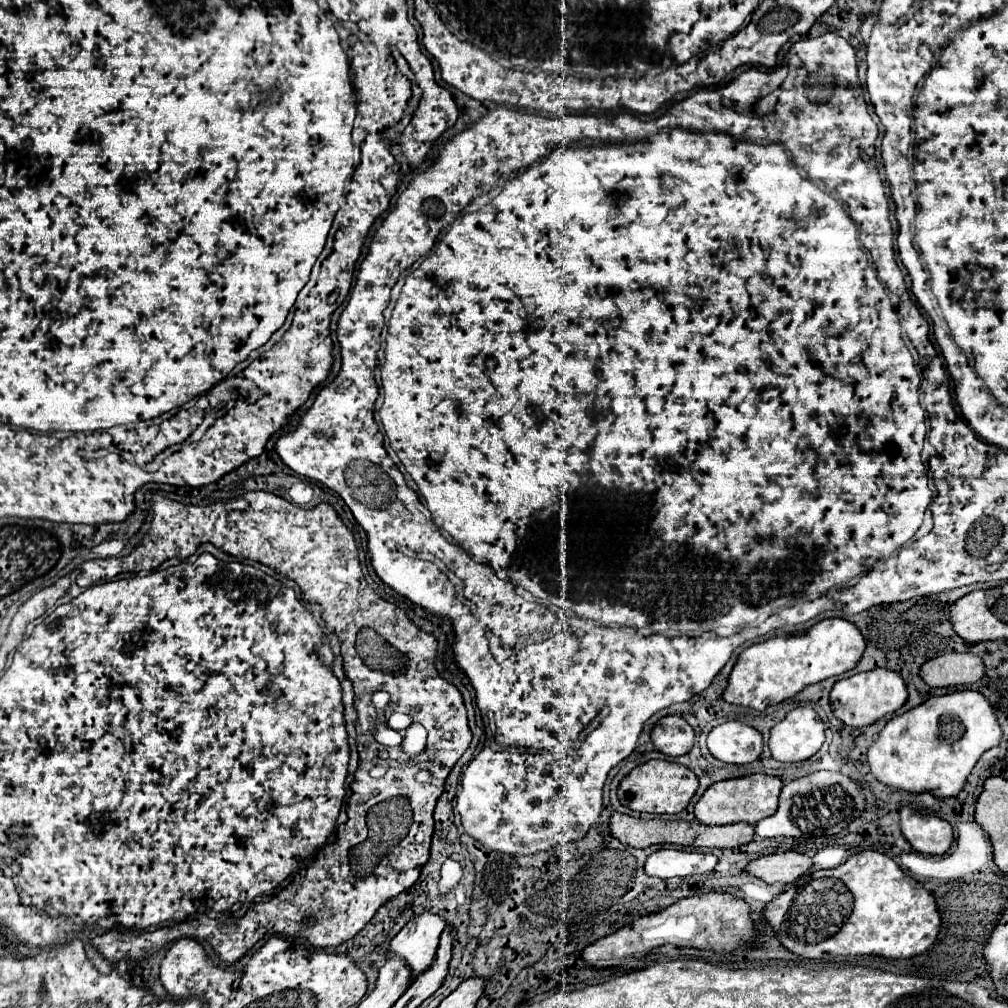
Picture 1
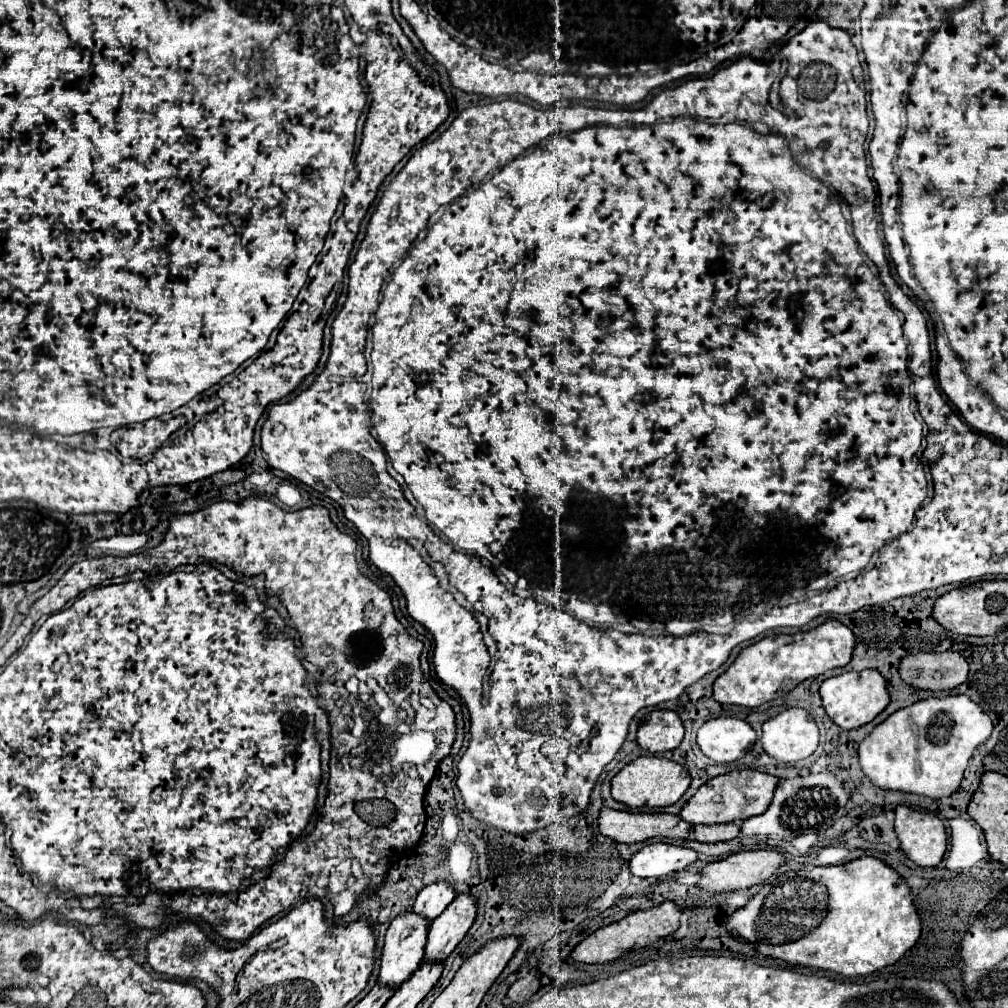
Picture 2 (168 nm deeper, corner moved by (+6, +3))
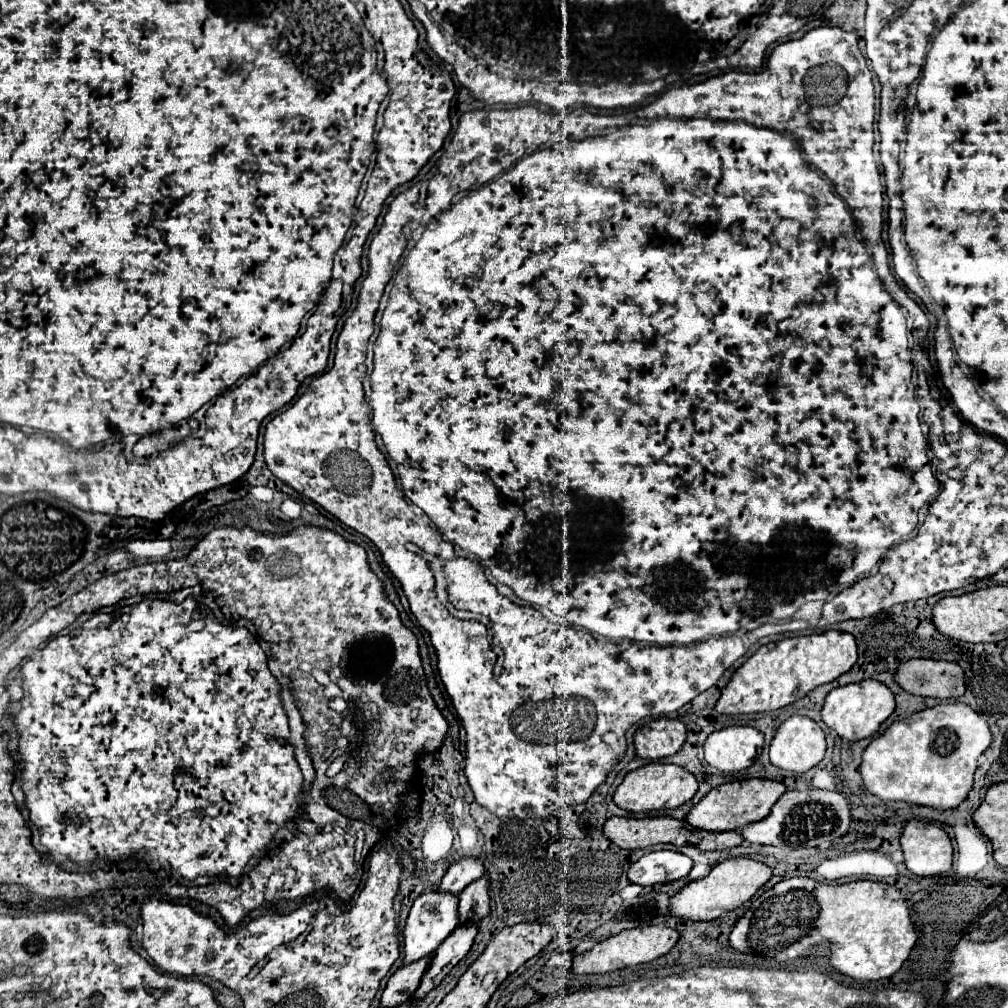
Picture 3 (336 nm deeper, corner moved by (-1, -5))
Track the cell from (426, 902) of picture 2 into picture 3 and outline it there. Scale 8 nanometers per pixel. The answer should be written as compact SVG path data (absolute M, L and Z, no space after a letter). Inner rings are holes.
M463 858L463 860L459 860L459 862L449 866L447 874L441 880L439 892L447 892L447 894L453 894L453 896L459 896L467 888L467 884L471 884L477 878L481 878L481 874L485 874L485 868L483 868L481 860Z

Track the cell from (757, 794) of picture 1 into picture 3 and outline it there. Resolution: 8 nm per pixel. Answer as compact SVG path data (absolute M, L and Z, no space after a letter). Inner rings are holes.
M741 780L741 782L729 782L713 788L699 804L691 808L691 812L685 816L685 822L693 828L707 830L707 832L729 832L729 830L743 830L751 822L759 822L767 818L773 804L781 798L785 792L783 782L775 780Z

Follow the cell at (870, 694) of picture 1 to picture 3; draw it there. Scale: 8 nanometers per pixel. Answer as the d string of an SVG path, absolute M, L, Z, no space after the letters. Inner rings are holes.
M863 680L863 682L833 688L825 698L821 716L823 716L823 722L831 730L835 730L841 738L857 742L873 736L879 730L881 722L885 722L893 714L893 710L895 710L895 700L891 690L879 680Z

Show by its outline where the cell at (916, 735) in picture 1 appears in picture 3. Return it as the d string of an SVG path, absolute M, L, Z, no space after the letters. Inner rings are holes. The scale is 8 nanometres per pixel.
M961 702L937 704L907 720L893 722L881 736L873 738L863 752L861 776L865 788L885 802L903 800L939 810L957 808L967 798L977 758L989 744L989 724L973 708Z

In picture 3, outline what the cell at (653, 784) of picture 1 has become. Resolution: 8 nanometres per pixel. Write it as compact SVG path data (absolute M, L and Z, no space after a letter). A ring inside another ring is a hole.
M647 764L641 766L625 776L625 780L615 790L615 804L629 812L649 812L649 810L663 810L663 808L679 808L689 802L697 792L697 780L691 772L675 764Z

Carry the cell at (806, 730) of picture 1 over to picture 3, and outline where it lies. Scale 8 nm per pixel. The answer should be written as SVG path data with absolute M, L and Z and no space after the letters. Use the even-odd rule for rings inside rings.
M807 716L787 718L775 732L769 758L771 764L791 772L807 772L825 756L825 732Z

